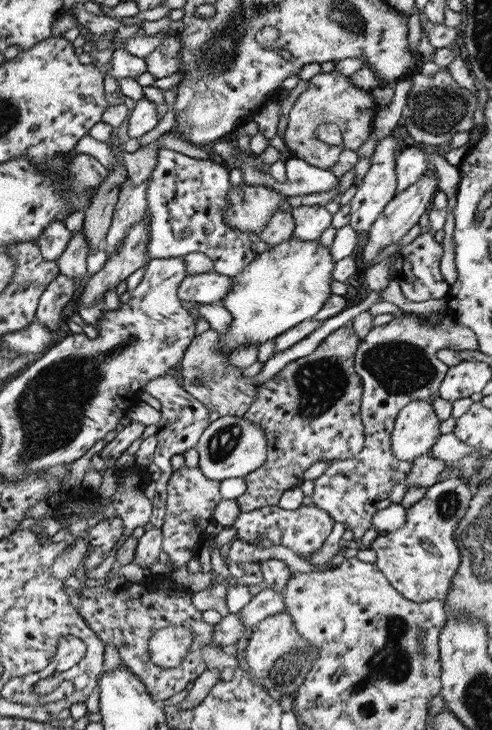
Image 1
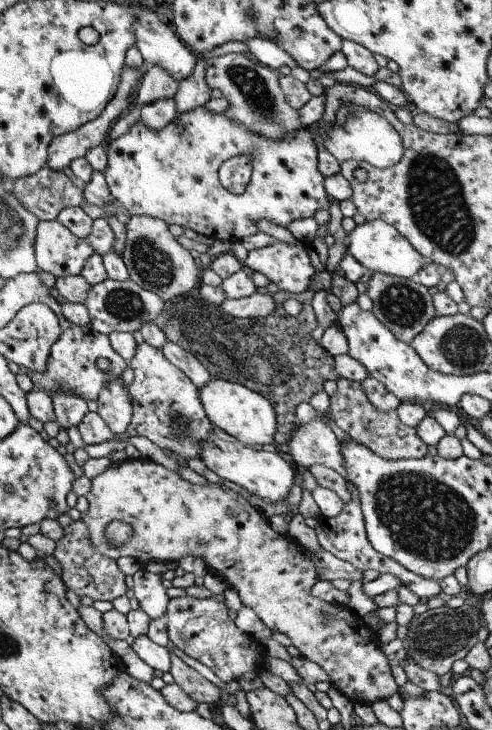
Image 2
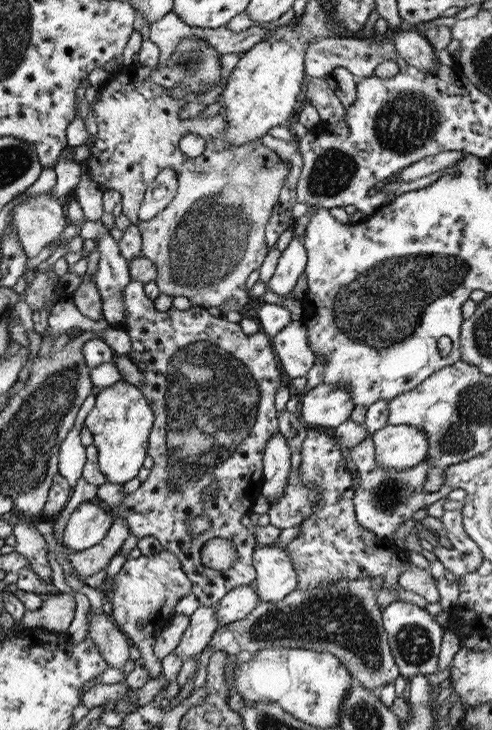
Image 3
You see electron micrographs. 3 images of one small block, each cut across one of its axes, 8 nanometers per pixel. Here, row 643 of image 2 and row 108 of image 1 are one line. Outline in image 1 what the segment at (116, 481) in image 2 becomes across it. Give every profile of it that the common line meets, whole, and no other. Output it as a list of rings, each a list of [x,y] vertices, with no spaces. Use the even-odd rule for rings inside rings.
[[[335,70],[328,73],[318,72],[307,79],[307,87],[301,92],[289,110],[289,121],[283,130],[283,144],[295,158],[315,166],[327,169],[335,164],[339,153],[345,149],[357,152],[370,134],[371,122],[376,114],[376,104],[371,91],[358,88]],[[333,122],[339,127],[341,144],[325,144],[313,136],[313,129],[321,123]]]

